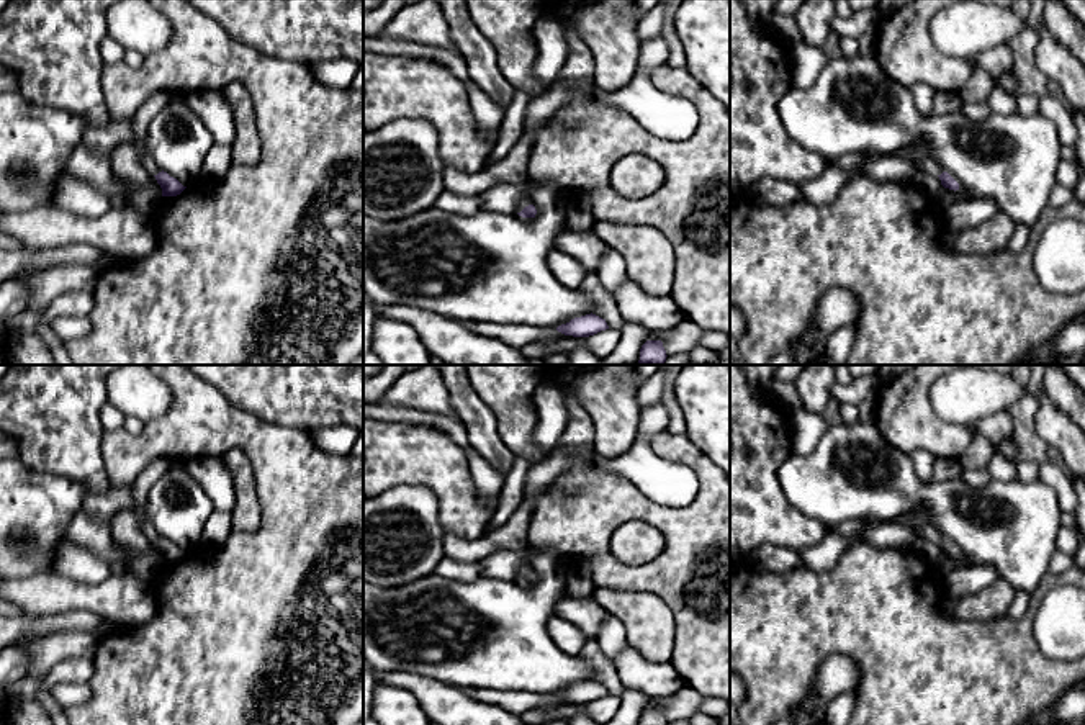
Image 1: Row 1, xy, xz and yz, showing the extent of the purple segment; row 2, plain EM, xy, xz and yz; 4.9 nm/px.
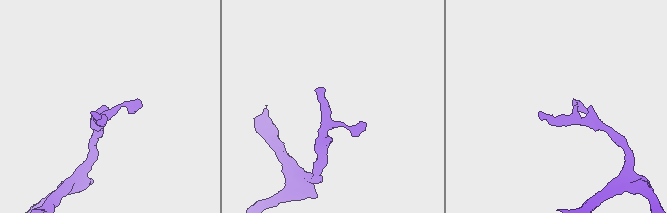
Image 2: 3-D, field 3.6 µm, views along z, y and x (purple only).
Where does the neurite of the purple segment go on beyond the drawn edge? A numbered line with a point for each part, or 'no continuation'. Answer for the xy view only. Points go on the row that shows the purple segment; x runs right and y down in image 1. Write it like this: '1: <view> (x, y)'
1: xy (143, 118)

